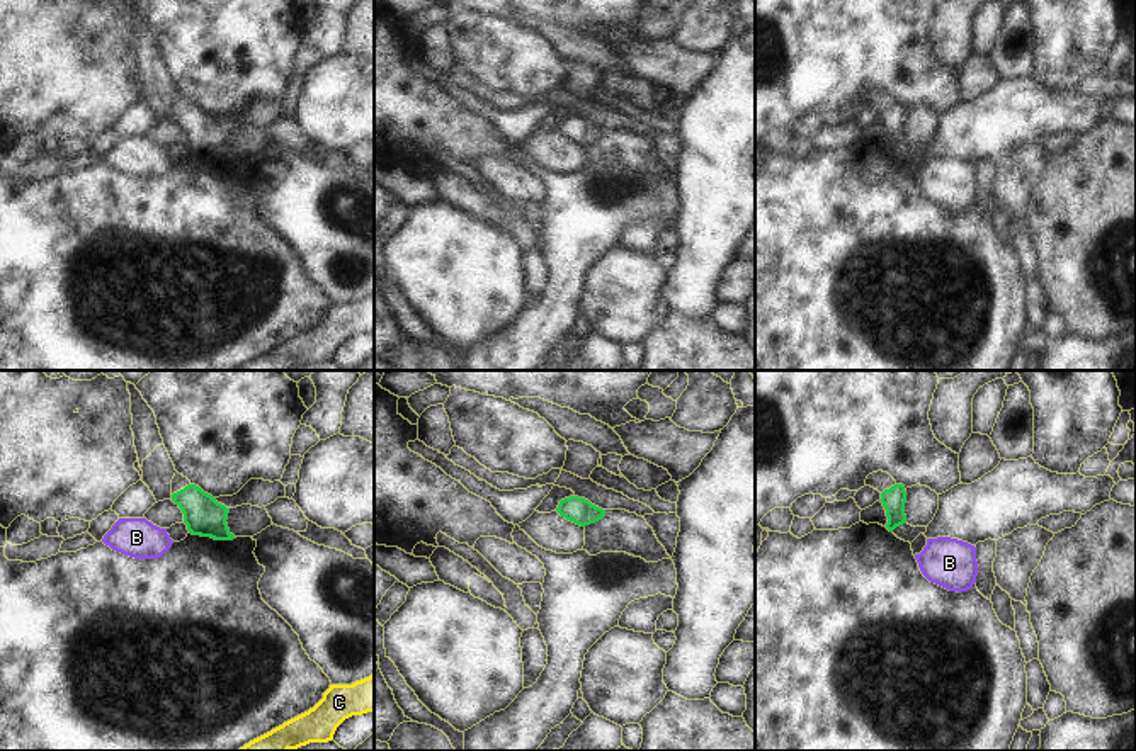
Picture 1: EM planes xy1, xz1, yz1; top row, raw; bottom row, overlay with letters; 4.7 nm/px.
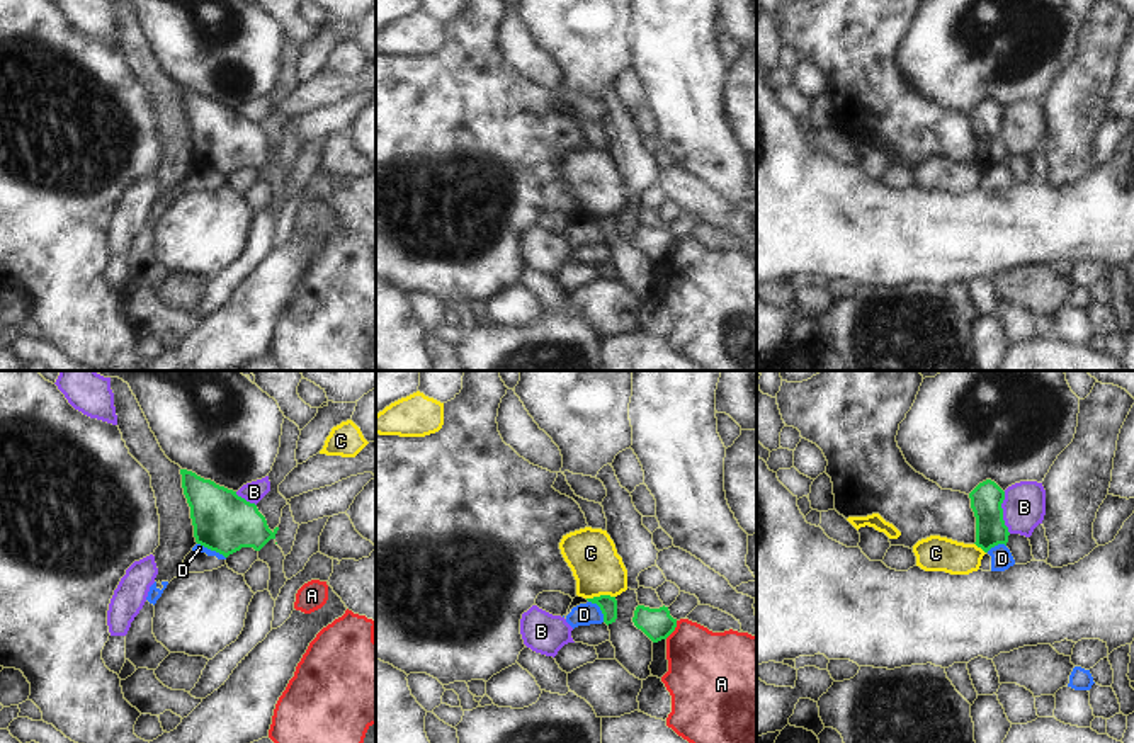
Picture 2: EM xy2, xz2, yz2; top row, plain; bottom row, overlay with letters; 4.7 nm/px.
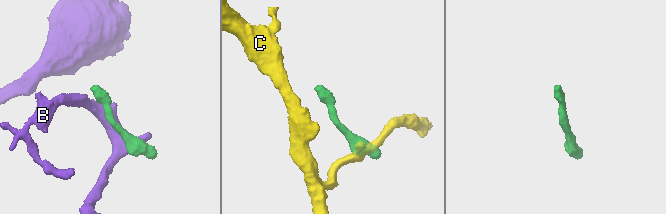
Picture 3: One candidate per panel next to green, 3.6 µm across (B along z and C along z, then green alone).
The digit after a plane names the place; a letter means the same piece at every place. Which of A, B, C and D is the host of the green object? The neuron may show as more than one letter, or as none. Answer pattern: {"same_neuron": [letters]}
{"same_neuron": []}

